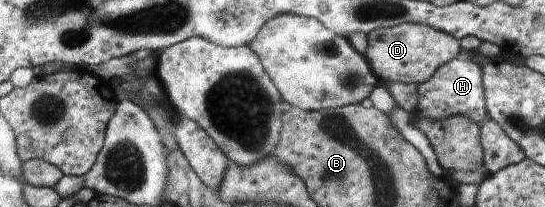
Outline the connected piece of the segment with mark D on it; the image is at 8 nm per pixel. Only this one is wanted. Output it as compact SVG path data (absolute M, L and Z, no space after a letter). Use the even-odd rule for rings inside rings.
M421 23L376 28L366 35L368 45L363 56L368 59L373 72L385 82L420 85L429 80L441 65L464 55L460 39Z

